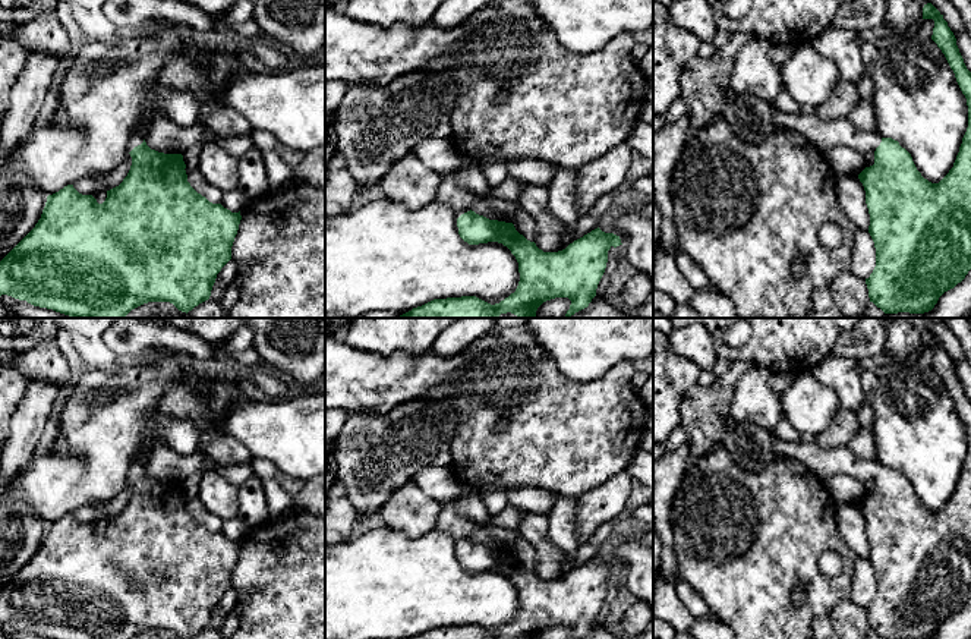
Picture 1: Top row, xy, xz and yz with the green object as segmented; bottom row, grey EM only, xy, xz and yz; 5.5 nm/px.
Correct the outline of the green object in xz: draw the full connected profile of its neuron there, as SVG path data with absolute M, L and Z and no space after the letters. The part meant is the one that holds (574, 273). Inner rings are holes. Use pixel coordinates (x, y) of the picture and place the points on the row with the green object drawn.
M458 152L460 166L442 176L442 183L436 201L448 204L457 217L457 227L460 237L469 245L479 245L488 242L498 242L507 246L518 262L520 281L514 293L491 305L476 296L434 299L422 306L400 315L400 318L499 318L501 314L511 312L518 318L536 318L537 308L555 298L568 298L571 300L570 309L564 318L570 318L576 312L589 306L596 296L598 284L605 273L608 262L608 251L620 246L621 239L614 233L605 233L599 227L584 234L583 237L570 243L565 249L558 252L543 252L535 242L527 240L520 234L513 223L489 220L472 211L476 198L457 183L458 173L463 169L475 167L472 157Z

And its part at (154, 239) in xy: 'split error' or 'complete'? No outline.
split error

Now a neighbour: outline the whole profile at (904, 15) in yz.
M888 0L886 22L898 32L917 31L927 3L930 0Z

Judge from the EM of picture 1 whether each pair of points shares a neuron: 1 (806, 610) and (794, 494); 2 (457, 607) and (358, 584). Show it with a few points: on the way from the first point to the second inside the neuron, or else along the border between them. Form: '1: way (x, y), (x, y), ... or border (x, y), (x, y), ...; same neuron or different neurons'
1: way (812, 581), (794, 562), (794, 523); same neuron
2: way (432, 589), (425, 586), (382, 586); same neuron

